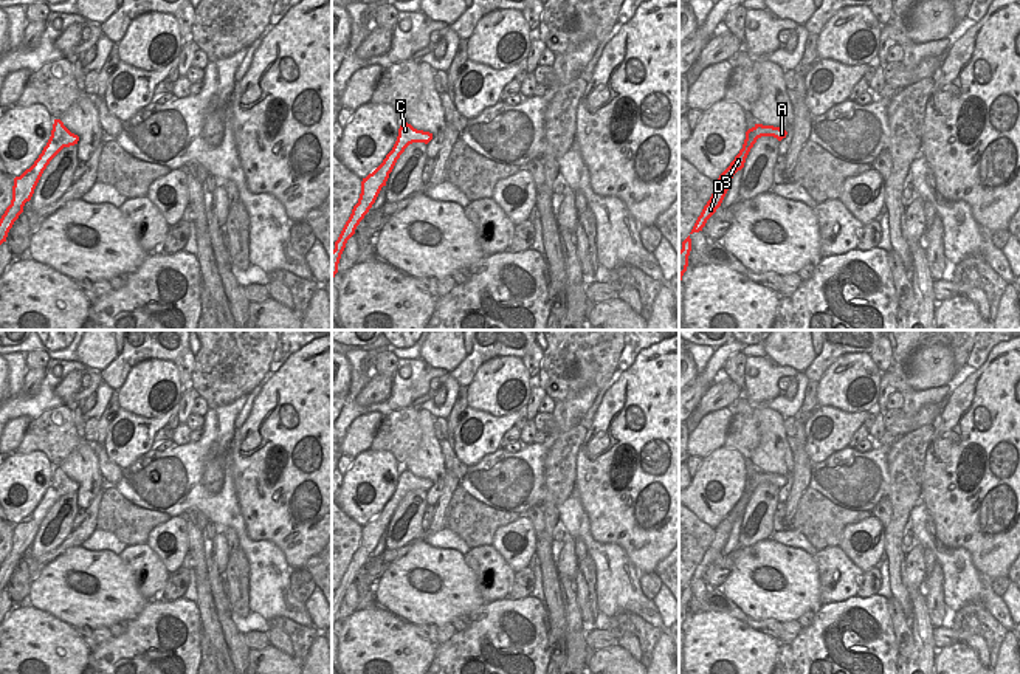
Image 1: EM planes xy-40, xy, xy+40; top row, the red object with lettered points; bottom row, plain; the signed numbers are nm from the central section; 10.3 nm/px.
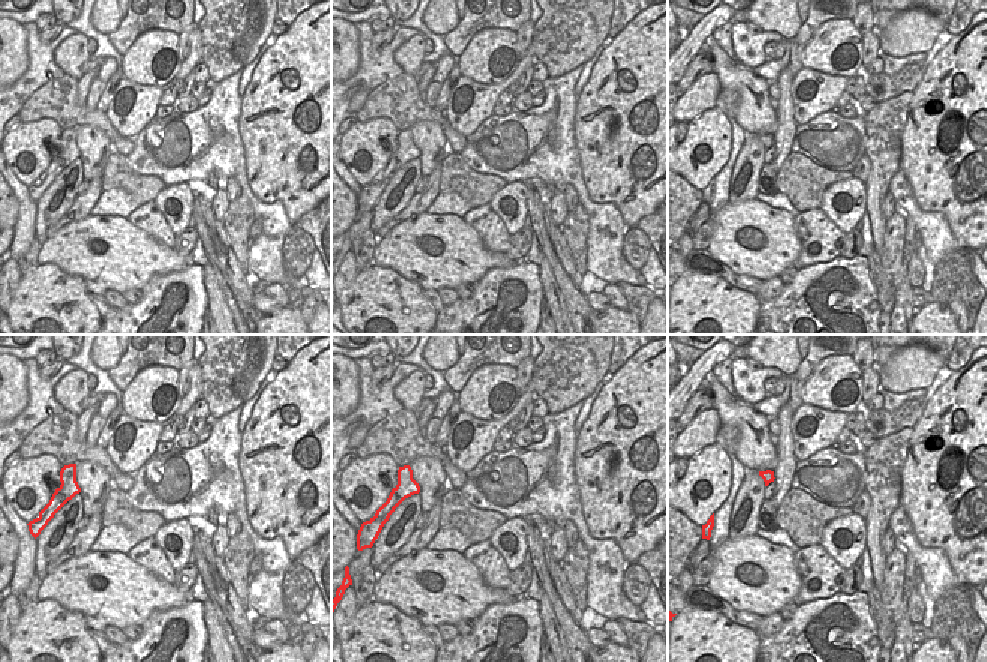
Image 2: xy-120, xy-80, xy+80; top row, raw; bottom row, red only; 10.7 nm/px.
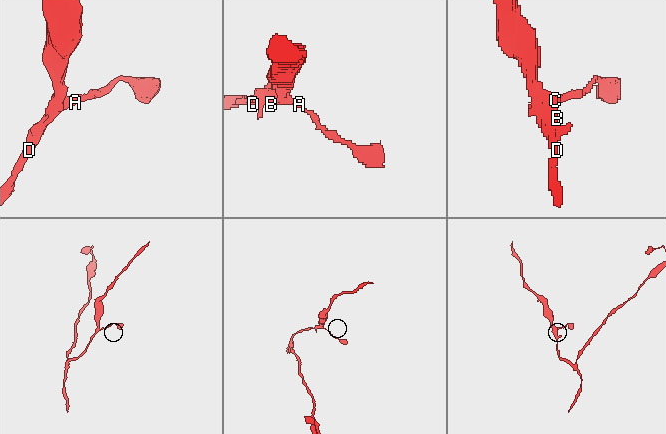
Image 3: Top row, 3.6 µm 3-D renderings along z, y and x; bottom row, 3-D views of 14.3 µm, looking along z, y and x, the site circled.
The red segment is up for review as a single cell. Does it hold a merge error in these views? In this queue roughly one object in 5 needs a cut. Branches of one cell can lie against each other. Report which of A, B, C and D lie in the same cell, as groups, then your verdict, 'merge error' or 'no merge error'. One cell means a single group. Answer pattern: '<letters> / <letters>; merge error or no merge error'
A B C D; no merge error

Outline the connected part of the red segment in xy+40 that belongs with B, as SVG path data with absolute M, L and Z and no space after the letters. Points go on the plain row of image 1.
M755 471L752 476L749 476L746 479L746 487L744 487L743 496L735 504L735 507L730 510L730 513L715 528L713 541L712 541L710 547L707 548L707 552L704 553L701 562L698 564L690 583L693 579L702 578L707 567L721 553L721 550L730 535L733 522L744 514L746 505L747 505L750 496L753 494L753 491L756 490L756 487L761 483L774 483L778 488L781 488L783 485L786 485L786 482L787 482L787 479L784 476L774 474L774 473L763 473L763 471Z

